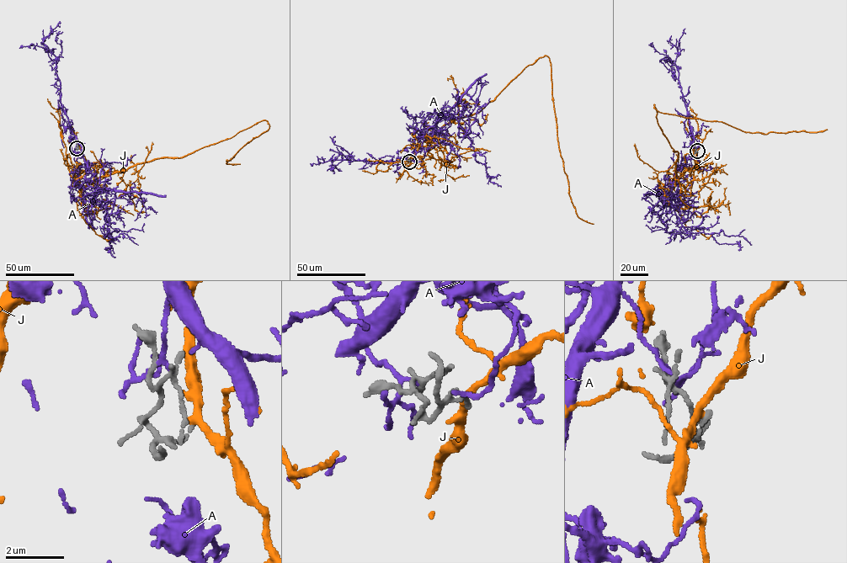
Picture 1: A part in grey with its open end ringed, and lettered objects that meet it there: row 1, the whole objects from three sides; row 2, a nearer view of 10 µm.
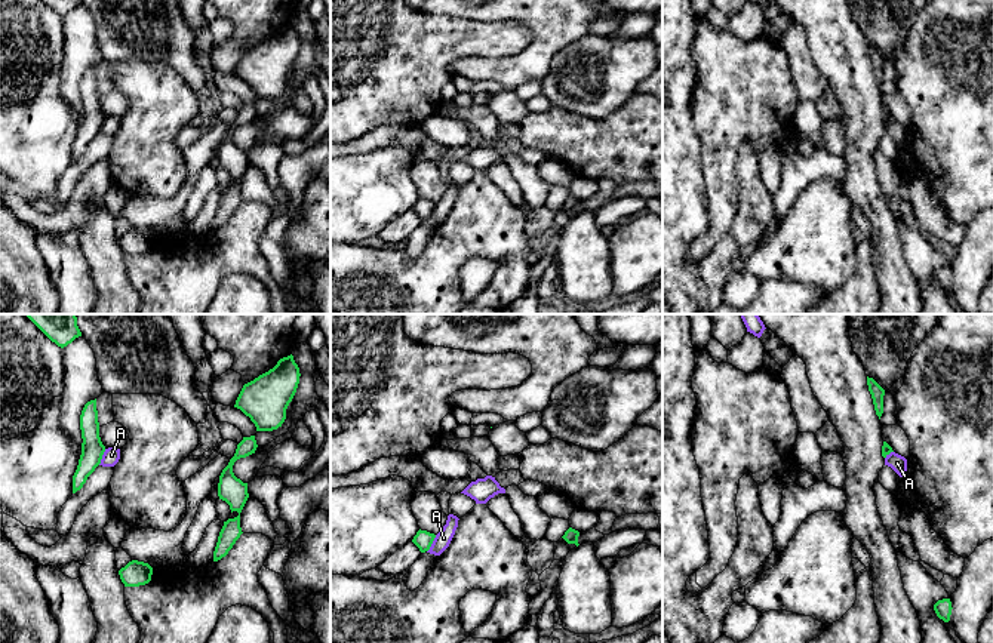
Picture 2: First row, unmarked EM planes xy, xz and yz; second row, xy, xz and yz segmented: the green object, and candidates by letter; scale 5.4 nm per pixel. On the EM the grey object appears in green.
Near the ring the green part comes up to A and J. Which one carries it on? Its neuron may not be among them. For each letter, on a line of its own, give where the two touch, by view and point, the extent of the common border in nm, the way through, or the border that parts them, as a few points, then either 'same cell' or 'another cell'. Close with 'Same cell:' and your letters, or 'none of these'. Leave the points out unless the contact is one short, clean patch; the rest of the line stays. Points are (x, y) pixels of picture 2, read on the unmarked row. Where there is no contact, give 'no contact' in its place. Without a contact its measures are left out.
A: xz (432, 211) | 110 nm | another cell
J: no contact | another cell
Same cell: none of these

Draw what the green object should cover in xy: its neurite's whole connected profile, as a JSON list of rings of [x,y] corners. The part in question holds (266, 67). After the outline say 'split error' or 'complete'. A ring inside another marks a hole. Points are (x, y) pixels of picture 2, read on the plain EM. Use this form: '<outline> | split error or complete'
[[[293,24],[283,25],[273,37],[243,53],[234,76],[250,86],[256,99],[277,98],[286,87],[299,44]]] | complete

